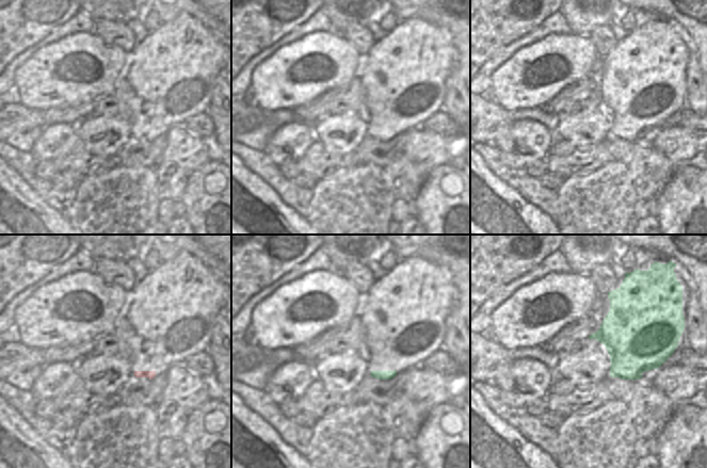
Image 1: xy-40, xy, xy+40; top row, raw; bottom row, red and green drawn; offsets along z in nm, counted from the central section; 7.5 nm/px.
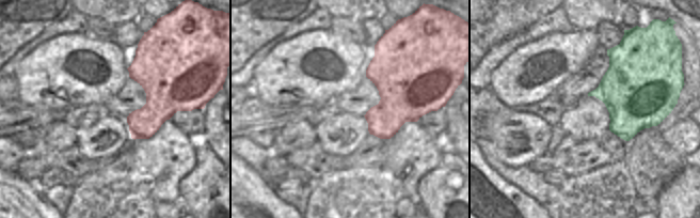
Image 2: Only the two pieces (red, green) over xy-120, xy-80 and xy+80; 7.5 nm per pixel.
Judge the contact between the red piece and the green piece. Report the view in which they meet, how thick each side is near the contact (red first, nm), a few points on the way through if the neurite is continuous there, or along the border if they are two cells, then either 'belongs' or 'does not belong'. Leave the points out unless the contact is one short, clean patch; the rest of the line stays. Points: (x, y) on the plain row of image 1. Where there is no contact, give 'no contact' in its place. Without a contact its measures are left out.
no contact | belongs

